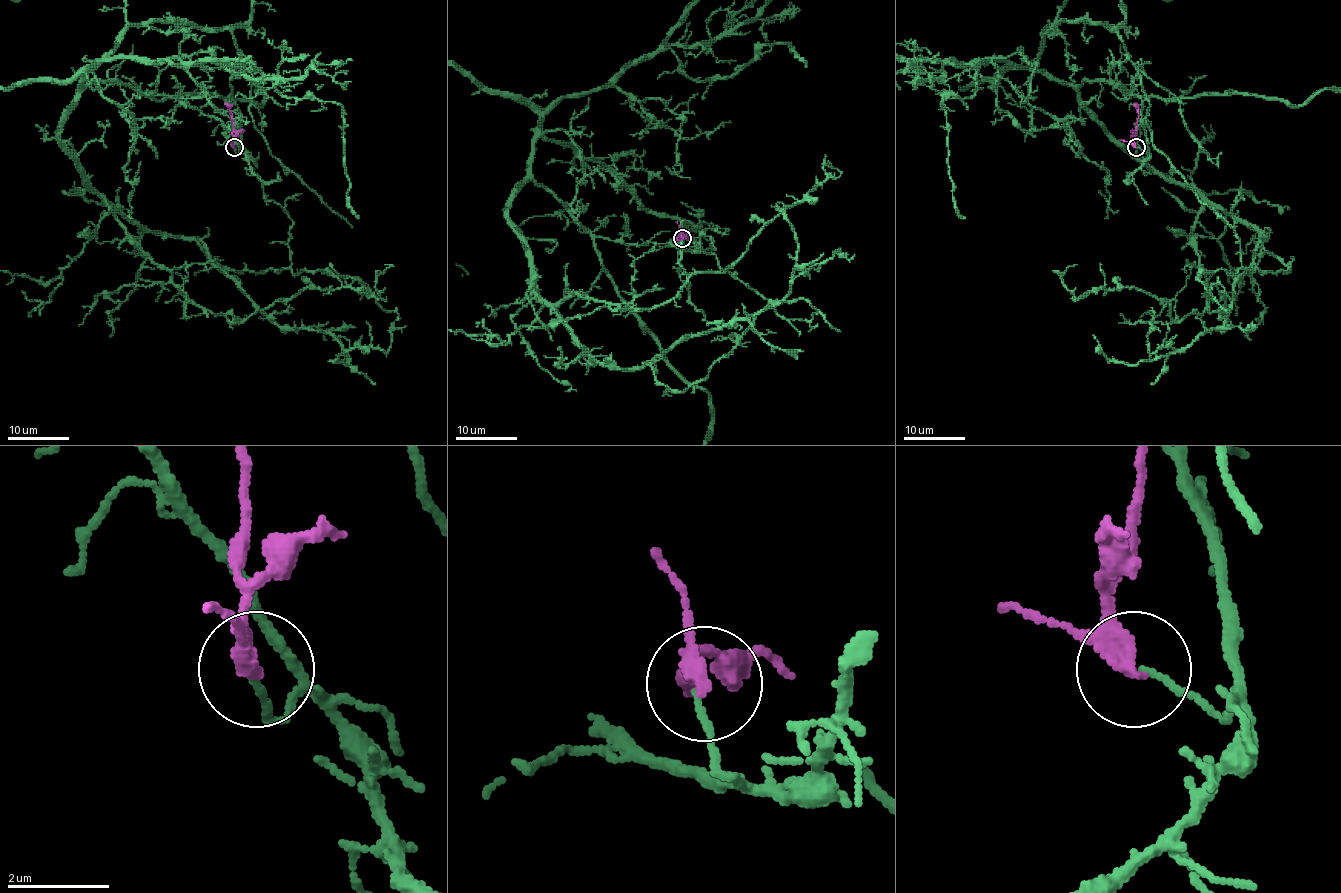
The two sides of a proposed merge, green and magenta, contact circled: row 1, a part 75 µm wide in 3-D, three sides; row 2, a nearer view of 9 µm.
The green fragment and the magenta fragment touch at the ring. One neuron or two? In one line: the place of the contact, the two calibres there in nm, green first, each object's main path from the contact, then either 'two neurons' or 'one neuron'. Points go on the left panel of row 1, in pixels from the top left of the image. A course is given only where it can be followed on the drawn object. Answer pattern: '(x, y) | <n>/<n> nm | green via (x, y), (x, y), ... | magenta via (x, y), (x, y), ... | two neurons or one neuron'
(234, 147) | 110/280 nm | green via (234, 147), (219, 120), (146, 95), (217, 94), (260, 106), (263, 91), (243, 92), (205, 68), (182, 80) | magenta via (234, 147), (231, 111), (225, 103) | two neurons

